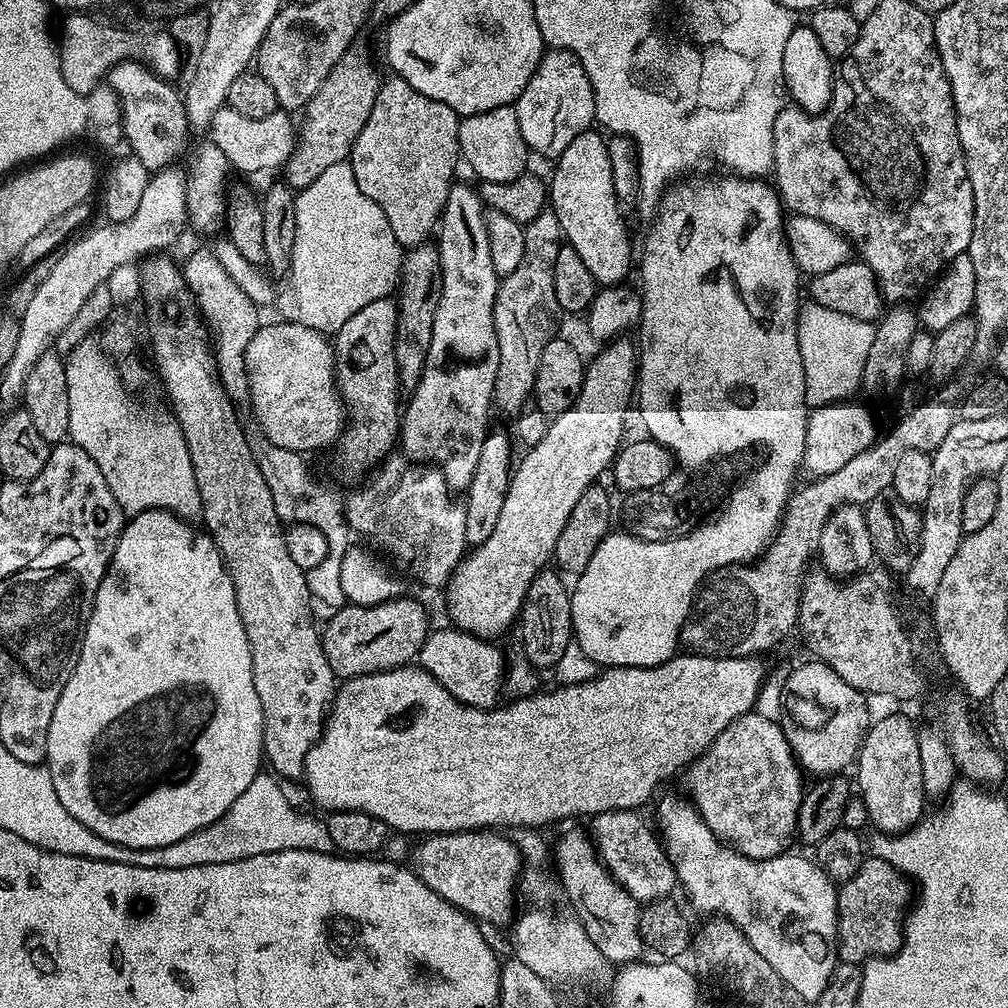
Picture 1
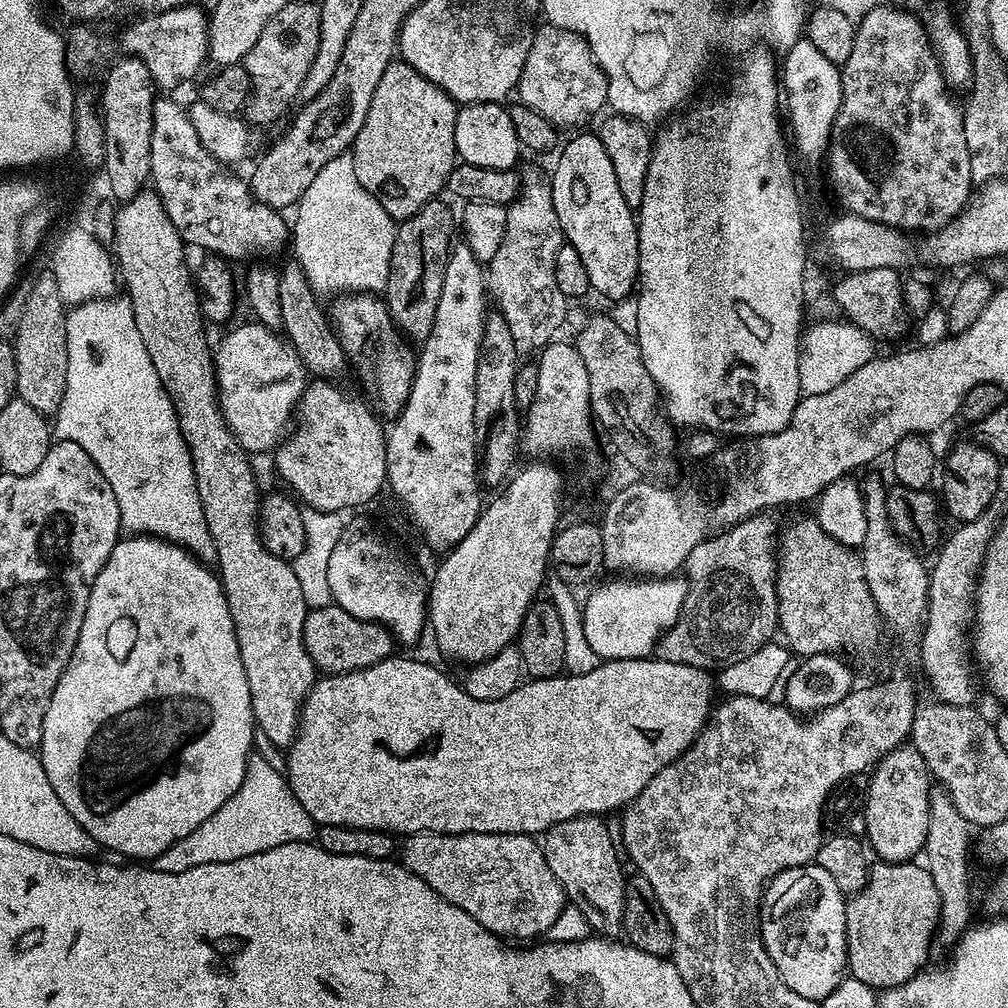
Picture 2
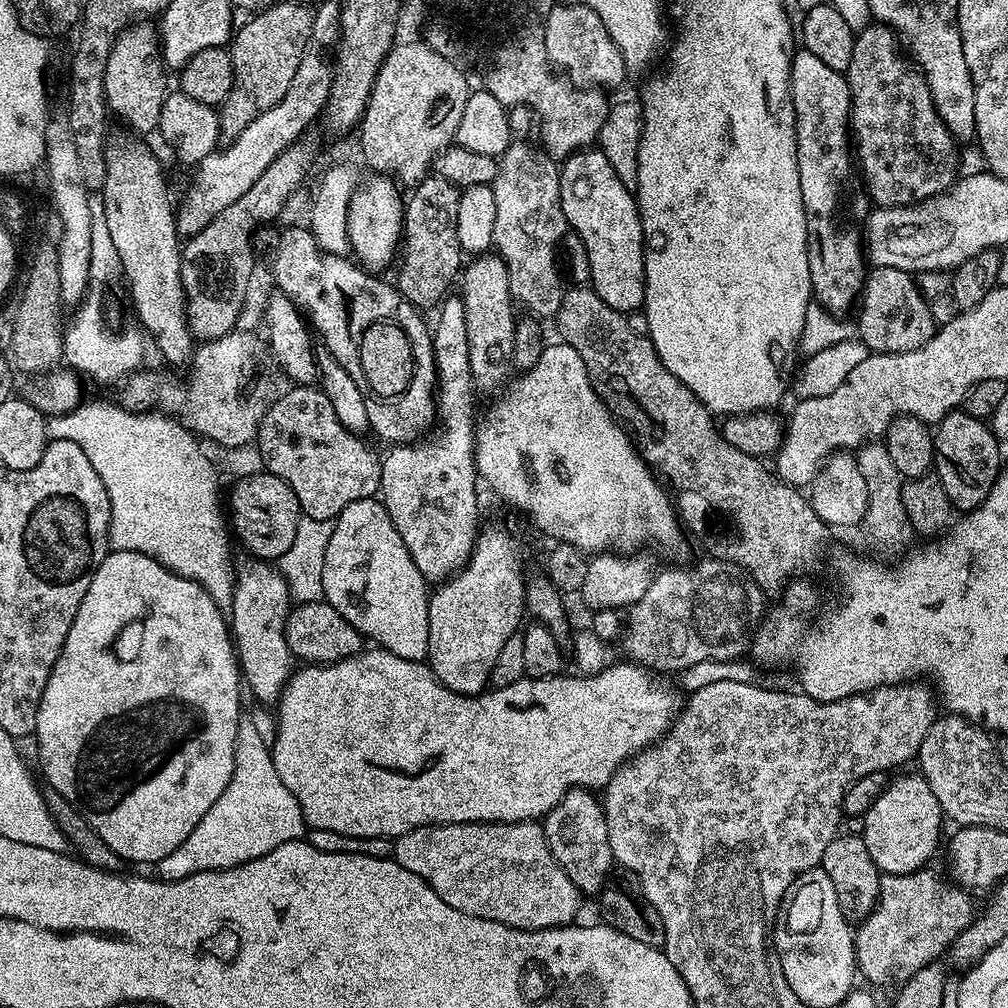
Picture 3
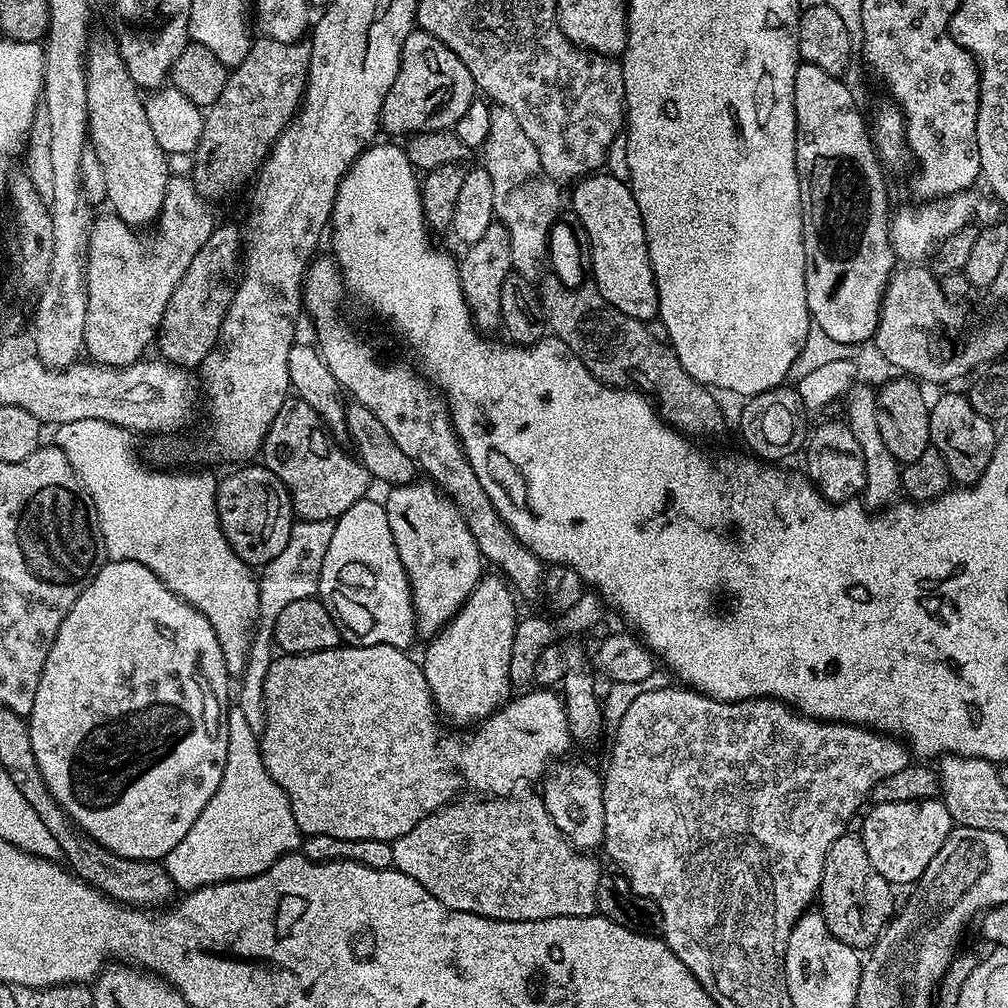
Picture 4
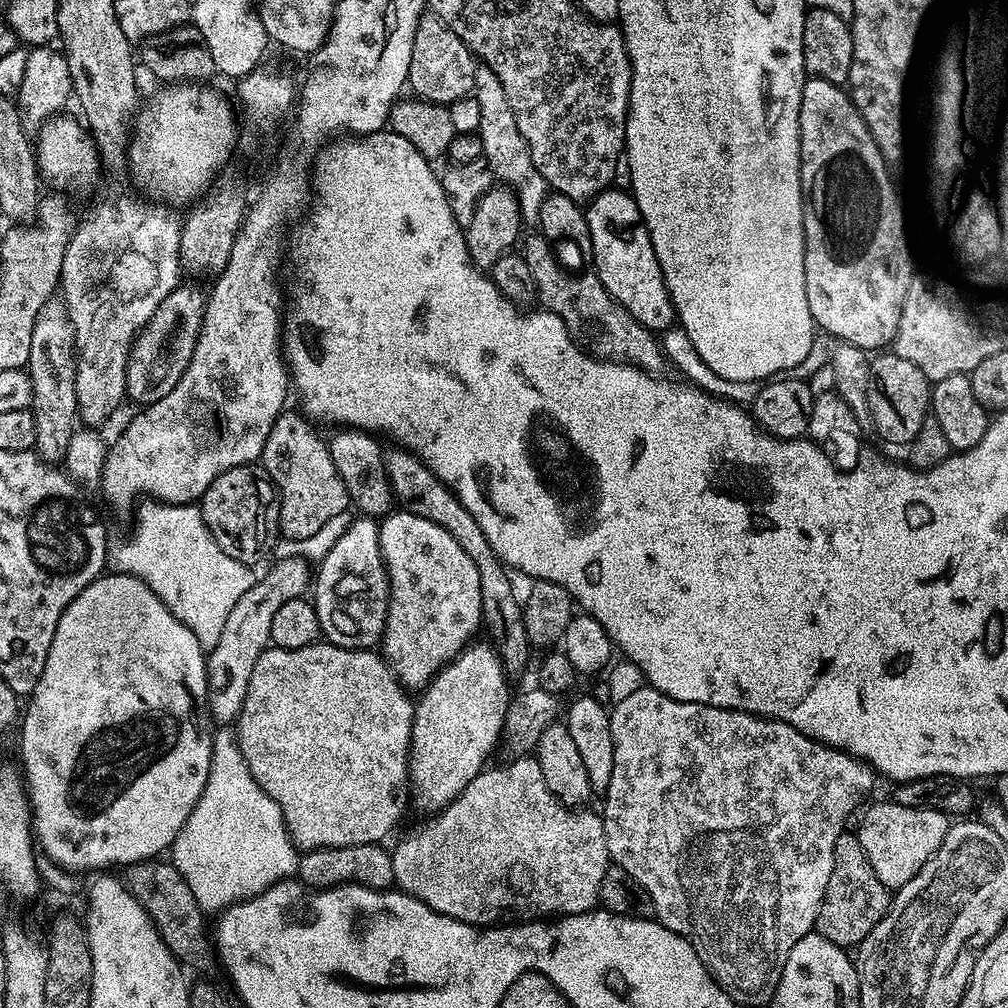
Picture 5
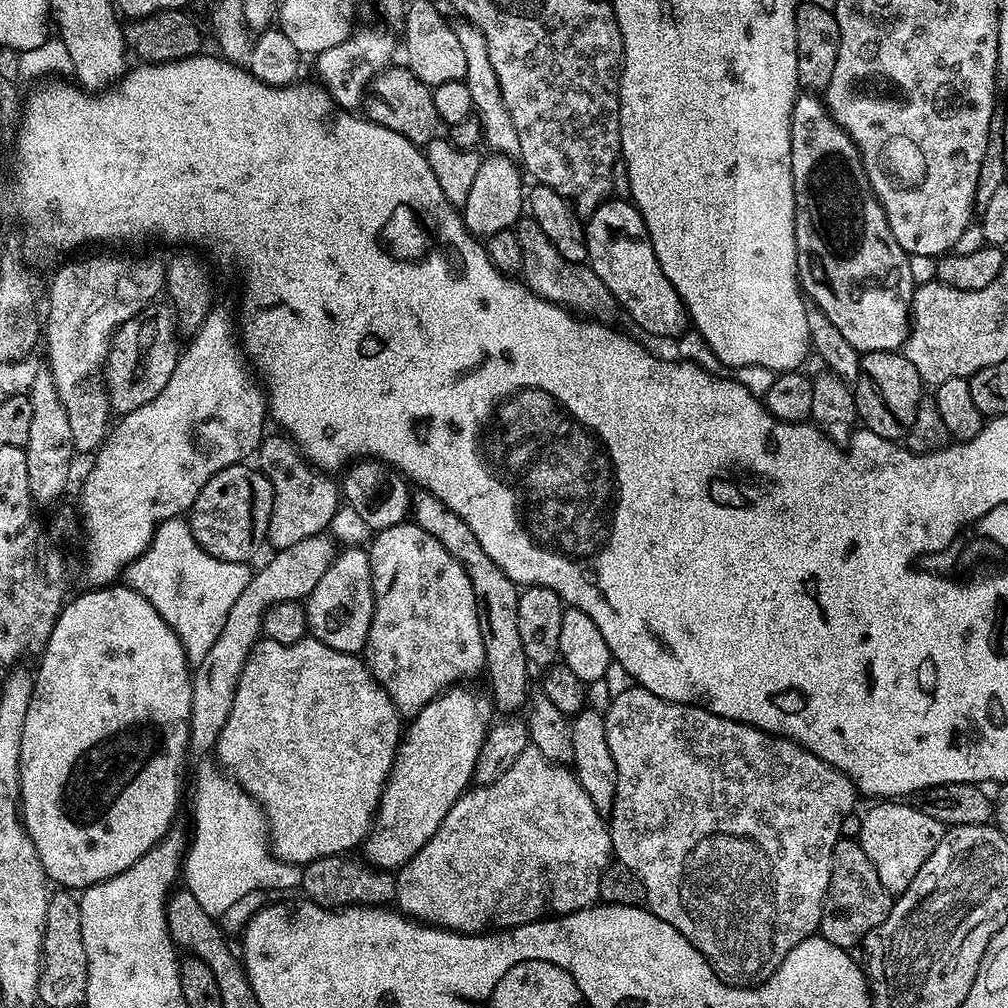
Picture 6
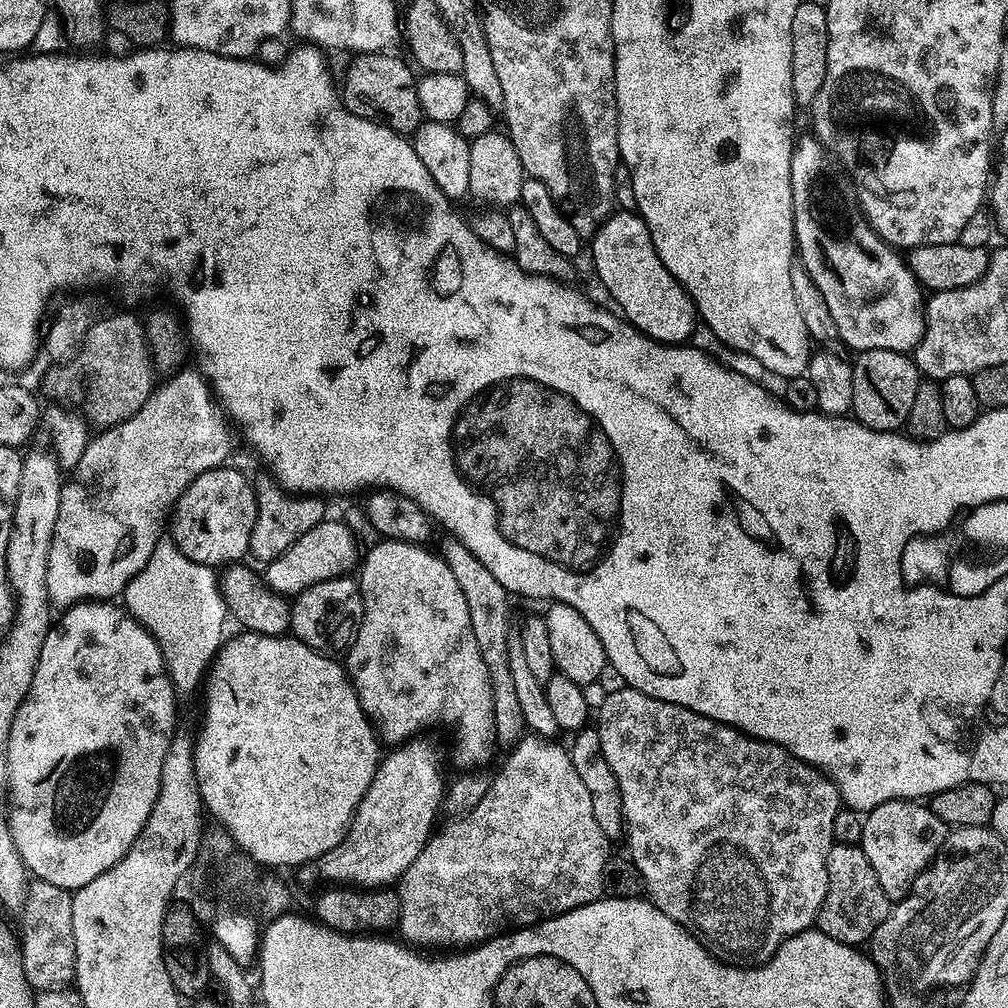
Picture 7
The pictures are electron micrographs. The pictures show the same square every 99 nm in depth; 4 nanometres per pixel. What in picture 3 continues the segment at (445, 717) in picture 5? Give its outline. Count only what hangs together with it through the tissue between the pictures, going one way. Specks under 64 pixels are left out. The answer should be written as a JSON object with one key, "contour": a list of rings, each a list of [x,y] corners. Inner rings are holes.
{"contour":[[[485,527],[483,531],[476,537],[476,544],[472,548],[472,555],[468,558],[468,563],[456,573],[455,576],[443,581],[439,585],[440,588],[431,593],[428,597],[429,604],[429,648],[427,659],[430,661],[432,673],[440,679],[450,690],[454,690],[463,696],[479,696],[481,692],[489,687],[492,679],[492,671],[495,668],[495,662],[502,653],[503,646],[507,640],[518,632],[521,627],[520,619],[525,619],[526,609],[524,606],[524,586],[526,583],[526,575],[524,576],[524,564],[520,561],[520,548],[514,541],[504,532]]]}

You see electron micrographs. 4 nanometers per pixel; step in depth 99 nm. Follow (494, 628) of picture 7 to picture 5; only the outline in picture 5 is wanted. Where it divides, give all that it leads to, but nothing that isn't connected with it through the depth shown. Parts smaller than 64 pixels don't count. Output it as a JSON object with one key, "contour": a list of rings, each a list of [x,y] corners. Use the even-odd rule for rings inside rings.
{"contour":[[[396,446],[393,452],[385,451],[382,459],[384,461],[384,474],[388,477],[392,490],[397,501],[406,506],[407,511],[418,514],[422,518],[430,518],[438,526],[442,526],[474,558],[474,566],[478,566],[480,575],[480,585],[482,586],[482,617],[483,627],[488,627],[491,643],[494,645],[500,661],[504,663],[504,671],[508,674],[520,672],[524,668],[524,662],[528,658],[528,648],[530,641],[524,629],[524,618],[522,615],[522,604],[512,593],[512,584],[508,581],[509,573],[506,565],[496,557],[496,551],[486,542],[486,534],[482,534],[482,526],[479,520],[466,510],[466,506],[457,496],[450,491],[434,475],[425,464],[420,461],[420,457],[405,450],[403,447]]]}

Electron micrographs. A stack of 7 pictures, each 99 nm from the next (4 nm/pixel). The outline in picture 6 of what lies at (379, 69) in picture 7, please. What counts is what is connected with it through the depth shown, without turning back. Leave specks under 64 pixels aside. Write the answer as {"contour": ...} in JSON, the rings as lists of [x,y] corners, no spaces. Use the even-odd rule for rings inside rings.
{"contour":[[[389,66],[376,75],[370,85],[371,94],[365,95],[363,111],[373,124],[381,124],[386,130],[394,130],[394,134],[402,134],[402,138],[411,144],[426,146],[437,139],[439,132],[436,131],[442,128],[438,110],[434,110],[432,88],[421,82],[408,67],[396,67]]]}

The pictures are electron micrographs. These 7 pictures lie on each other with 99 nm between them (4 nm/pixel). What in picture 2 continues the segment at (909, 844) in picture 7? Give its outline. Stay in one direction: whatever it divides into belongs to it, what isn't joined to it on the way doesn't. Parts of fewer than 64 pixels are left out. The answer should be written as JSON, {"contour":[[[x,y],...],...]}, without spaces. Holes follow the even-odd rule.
{"contour":[[[898,746],[892,752],[887,752],[885,756],[880,757],[880,763],[871,769],[870,779],[868,782],[868,795],[866,803],[862,809],[864,817],[866,818],[866,830],[864,836],[866,837],[866,844],[873,853],[877,852],[879,859],[886,864],[903,864],[905,862],[912,862],[917,859],[924,851],[924,843],[926,842],[927,830],[930,823],[930,796],[934,787],[934,781],[929,773],[926,762],[922,758],[922,754],[918,754],[918,750],[911,746]]]}

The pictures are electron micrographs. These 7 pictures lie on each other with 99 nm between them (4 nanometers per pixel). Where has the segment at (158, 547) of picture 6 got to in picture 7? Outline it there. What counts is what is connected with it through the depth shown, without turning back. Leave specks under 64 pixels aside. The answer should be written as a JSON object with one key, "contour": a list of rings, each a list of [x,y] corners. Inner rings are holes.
{"contour":[[[162,538],[154,546],[154,554],[150,554],[150,562],[135,576],[123,590],[122,604],[128,615],[134,617],[147,632],[156,639],[158,650],[164,659],[164,665],[168,671],[168,677],[172,683],[172,689],[176,691],[177,701],[184,702],[187,696],[192,696],[201,691],[206,679],[206,673],[212,667],[212,659],[220,650],[220,645],[216,642],[224,643],[226,639],[226,624],[220,621],[220,606],[224,599],[216,600],[216,594],[220,591],[220,585],[212,588],[212,583],[218,580],[217,573],[209,568],[204,572],[206,566],[198,562],[190,562],[182,550],[170,538]]]}

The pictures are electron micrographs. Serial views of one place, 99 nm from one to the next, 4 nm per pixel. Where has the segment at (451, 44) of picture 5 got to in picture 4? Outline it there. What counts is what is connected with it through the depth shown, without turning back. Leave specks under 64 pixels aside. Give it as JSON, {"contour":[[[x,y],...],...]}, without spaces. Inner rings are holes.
{"contour":[[[413,30],[402,46],[398,78],[394,78],[394,86],[390,86],[390,94],[384,99],[380,123],[385,133],[452,130],[477,96],[476,83],[462,58],[434,38],[434,34]]]}

